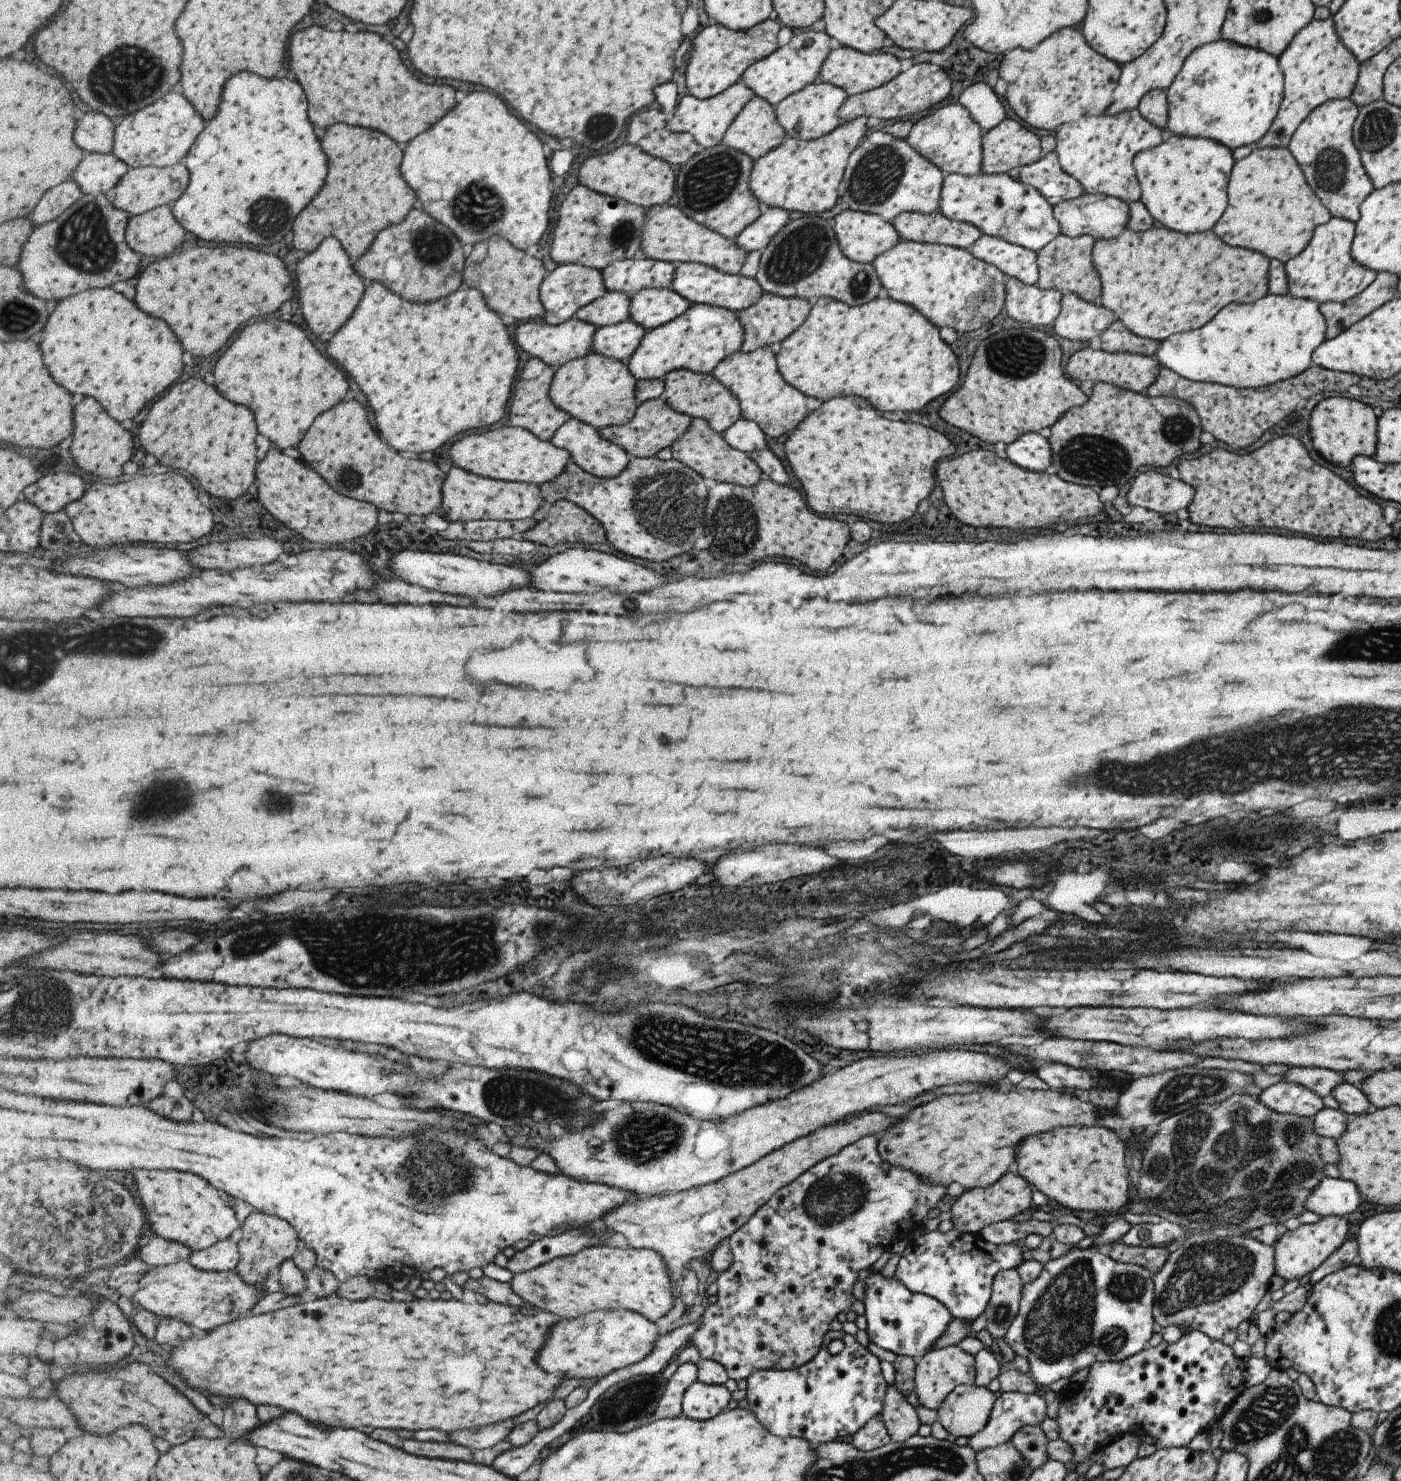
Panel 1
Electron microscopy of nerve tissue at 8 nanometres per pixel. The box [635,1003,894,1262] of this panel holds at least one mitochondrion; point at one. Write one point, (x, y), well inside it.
(833, 1199)

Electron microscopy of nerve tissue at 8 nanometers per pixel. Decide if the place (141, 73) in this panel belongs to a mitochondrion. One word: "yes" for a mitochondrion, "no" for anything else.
yes

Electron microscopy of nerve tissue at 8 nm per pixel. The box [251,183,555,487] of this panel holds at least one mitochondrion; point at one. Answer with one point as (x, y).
(430, 246)

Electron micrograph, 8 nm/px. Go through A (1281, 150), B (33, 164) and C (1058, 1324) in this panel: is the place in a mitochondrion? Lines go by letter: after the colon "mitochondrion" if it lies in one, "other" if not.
A: other
B: other
C: mitochondrion

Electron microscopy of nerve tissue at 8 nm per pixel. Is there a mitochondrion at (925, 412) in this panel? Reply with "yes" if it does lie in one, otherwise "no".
no

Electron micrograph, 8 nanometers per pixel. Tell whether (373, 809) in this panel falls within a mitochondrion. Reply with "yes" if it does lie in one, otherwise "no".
no

